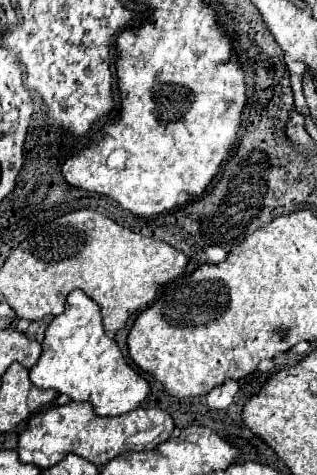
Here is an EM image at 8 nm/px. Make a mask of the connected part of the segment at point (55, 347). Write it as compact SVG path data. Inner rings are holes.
M80 289L68 295L64 313L48 325L42 341L42 357L30 369L30 381L40 389L66 393L72 401L92 403L100 417L128 413L150 395L150 383L126 363L118 343L104 331L100 305Z

